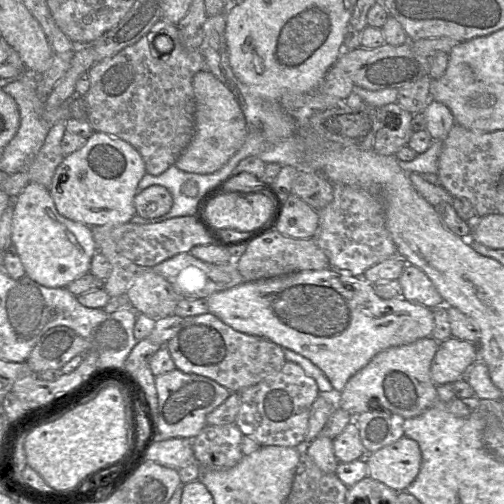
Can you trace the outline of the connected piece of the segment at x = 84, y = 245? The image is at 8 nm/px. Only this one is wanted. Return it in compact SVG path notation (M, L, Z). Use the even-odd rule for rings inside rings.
M29 182L13 200L11 239L25 269L25 275L48 288L66 288L72 281L87 274L92 257L97 252L92 229L85 224L61 216L49 189L36 182Z

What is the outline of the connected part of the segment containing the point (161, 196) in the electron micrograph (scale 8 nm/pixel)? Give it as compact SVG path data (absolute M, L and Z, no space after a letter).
M151 185L134 197L136 214L145 219L167 214L173 205L171 193L163 186Z

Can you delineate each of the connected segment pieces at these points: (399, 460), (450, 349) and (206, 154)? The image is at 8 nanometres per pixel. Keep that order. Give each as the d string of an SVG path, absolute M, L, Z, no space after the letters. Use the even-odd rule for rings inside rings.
M402 436L375 452L367 453L365 461L368 476L401 492L416 479L421 467L422 453L415 440Z
M451 336L439 342L430 367L432 381L435 385L442 385L465 379L468 369L477 360L476 344Z
M210 71L197 72L192 86L196 105L195 132L175 166L187 173L212 174L241 148L248 134L248 124L234 94Z

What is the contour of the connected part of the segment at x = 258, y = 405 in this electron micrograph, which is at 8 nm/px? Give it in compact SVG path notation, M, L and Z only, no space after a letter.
M287 361L279 372L237 393L241 396L241 406L235 424L243 435L260 446L303 448L310 409L320 391L316 381L300 365Z

